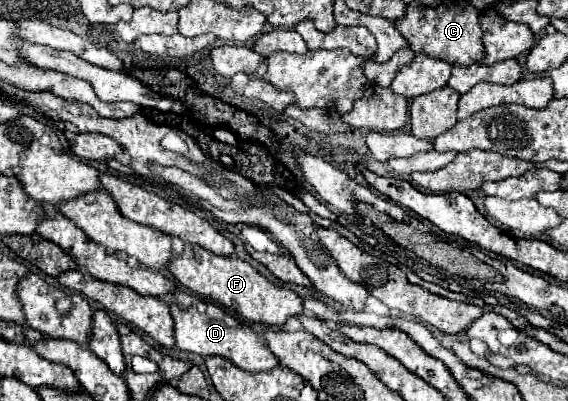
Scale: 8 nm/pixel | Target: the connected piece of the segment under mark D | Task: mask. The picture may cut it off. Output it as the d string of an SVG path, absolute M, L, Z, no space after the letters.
M174 290L170 296L170 314L174 318L174 342L180 350L188 350L200 356L224 356L232 360L238 368L244 368L246 372L262 372L272 370L278 366L276 356L264 346L264 342L256 336L256 332L236 316L224 312L216 304L208 304L206 312L200 314L196 310L199 299L194 294L188 294L184 290Z

